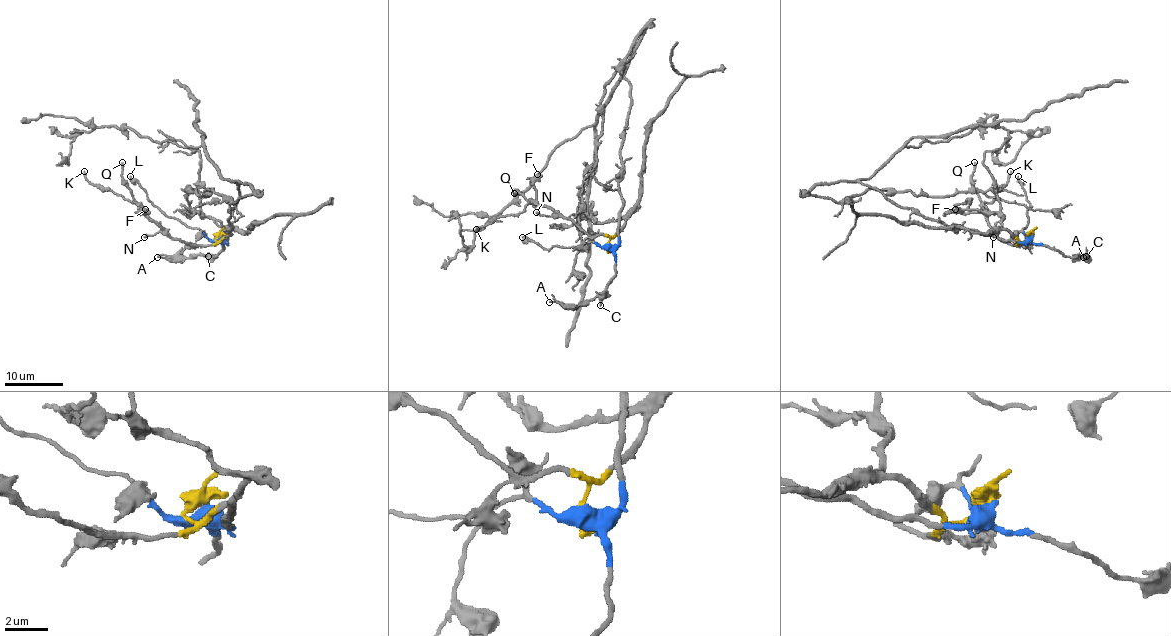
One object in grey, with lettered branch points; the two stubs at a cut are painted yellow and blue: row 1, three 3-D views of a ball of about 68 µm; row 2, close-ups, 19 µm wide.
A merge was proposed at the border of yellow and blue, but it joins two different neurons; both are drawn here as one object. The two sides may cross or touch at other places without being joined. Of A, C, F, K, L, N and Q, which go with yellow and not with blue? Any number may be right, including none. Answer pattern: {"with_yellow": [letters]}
{"with_yellow": ["F", "K", "N", "Q"]}

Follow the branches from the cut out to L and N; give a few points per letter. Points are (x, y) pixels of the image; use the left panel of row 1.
L: (216, 239), (209, 239), (194, 228), (163, 215), (130, 176)
N: (216, 238), (218, 242), (212, 245), (197, 245), (181, 242), (160, 232), (144, 237)

